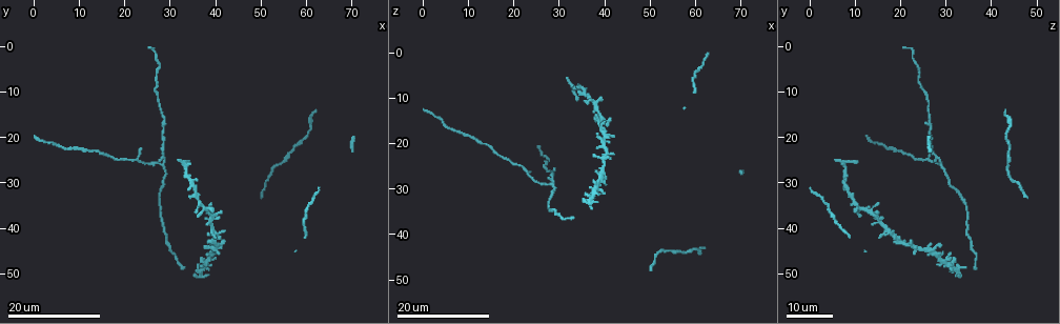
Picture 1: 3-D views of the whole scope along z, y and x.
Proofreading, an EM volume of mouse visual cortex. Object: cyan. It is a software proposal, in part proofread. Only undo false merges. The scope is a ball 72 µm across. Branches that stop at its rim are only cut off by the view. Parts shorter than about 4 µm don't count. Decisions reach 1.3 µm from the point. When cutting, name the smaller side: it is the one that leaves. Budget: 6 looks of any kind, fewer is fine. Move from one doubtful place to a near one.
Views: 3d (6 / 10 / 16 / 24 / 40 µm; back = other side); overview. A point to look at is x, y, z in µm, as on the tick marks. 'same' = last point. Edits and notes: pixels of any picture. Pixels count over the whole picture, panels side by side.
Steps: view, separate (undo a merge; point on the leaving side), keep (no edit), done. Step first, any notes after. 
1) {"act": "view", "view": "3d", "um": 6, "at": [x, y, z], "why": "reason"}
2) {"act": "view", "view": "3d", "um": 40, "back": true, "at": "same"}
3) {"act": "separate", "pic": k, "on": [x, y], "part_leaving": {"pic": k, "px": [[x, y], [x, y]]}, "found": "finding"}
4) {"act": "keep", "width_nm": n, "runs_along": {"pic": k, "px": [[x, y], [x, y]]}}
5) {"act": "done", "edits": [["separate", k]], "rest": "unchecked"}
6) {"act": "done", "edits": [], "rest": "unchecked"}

{"act": "view", "view": "3d", "um": 16, "at": [27.5, 11.0, 26.0], "why": "sudden change in width"}

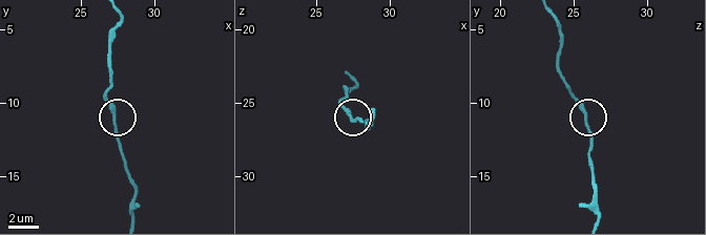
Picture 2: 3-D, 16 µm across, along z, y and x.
{"act": "view", "view": "3d", "um": 10, "at": [27.4, 11.2, 25.8]}

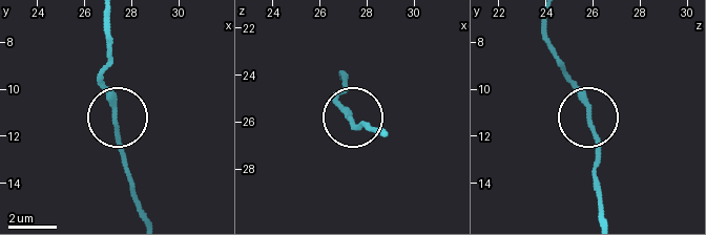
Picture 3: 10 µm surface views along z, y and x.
{"act": "keep", "runs_along": {"pic": 3, "px": [[602, 212], [595, 170], [598, 140], [584, 91], [564, 69]]}, "found": "one cell here"}

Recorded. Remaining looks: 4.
{"act": "view", "view": "3d", "um": 24, "at": [29.0, 26.5, 28.5], "why": "three arms meet"}

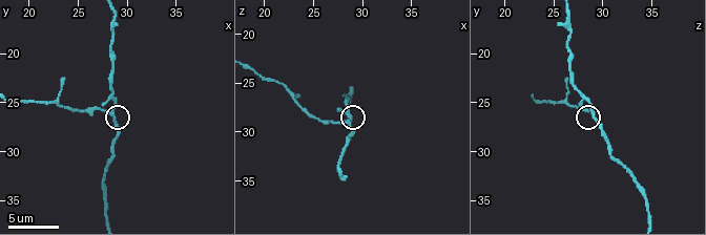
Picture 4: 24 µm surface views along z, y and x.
{"act": "view", "view": "3d", "um": 6, "at": [28.6, 26.2, 29.0], "why": "zoom in"}

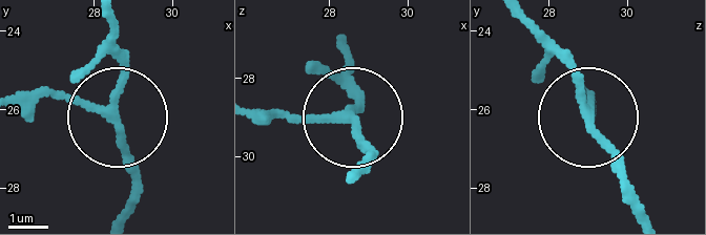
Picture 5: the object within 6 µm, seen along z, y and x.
{"act": "keep", "side_arm_um": 33, "arms": 3, "found": "one cell here"}

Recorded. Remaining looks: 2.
{"act": "view", "view": "3d", "um": 24, "at": [38.5, 45.5, 27.0], "why": "four-way junction"}

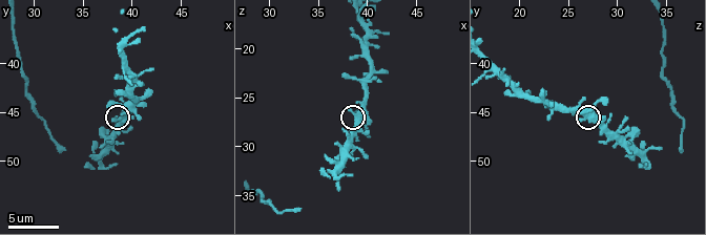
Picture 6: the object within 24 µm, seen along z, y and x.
{"act": "view", "view": "3d", "um": 6, "at": [39.2, 45.2, 26.6]}

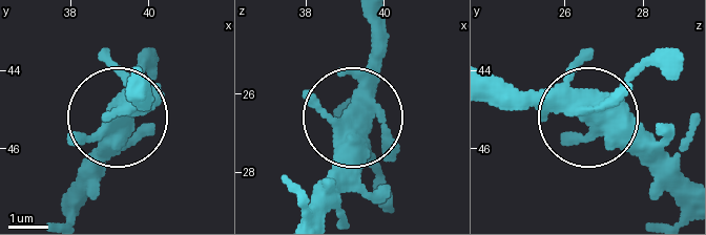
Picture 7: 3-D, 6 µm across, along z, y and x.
{"act": "keep", "arms": 4, "runs_along": {"pic": 7, "px": [[70, 187], [148, 89]]}, "found": "continuous, no second cell"}

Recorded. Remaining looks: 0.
{"act": "done", "edits": [], "rest": "unchecked"}

